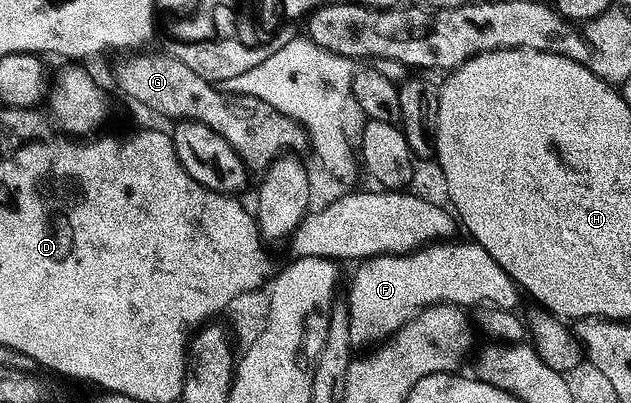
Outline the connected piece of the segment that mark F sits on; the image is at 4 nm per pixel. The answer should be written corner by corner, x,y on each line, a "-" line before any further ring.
438,242
407,256
381,256
364,260
355,272
355,281
351,284
351,301
346,301
349,312
350,337
355,350
371,350
396,336
406,324
417,319
427,308
435,308
438,304
452,304
454,308
464,310
499,309
515,312
519,307
521,289
487,251
474,242
455,244
456,242

